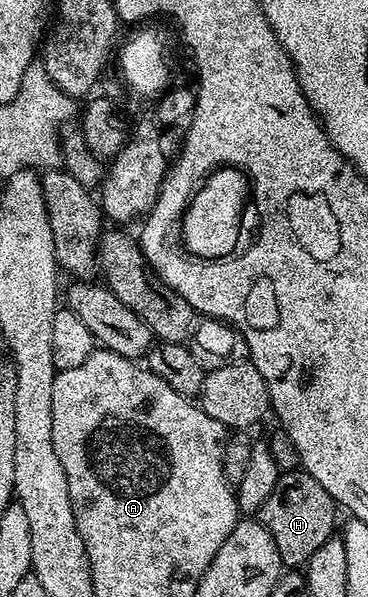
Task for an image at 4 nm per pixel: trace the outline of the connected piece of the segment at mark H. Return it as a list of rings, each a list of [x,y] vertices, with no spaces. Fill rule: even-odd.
[[[298,468],[282,473],[277,479],[271,496],[260,508],[259,520],[271,532],[271,540],[275,540],[275,548],[279,548],[281,565],[285,568],[301,568],[306,562],[323,548],[328,538],[334,537],[333,521],[337,518],[338,503],[315,480],[315,476],[305,473],[304,469]]]

